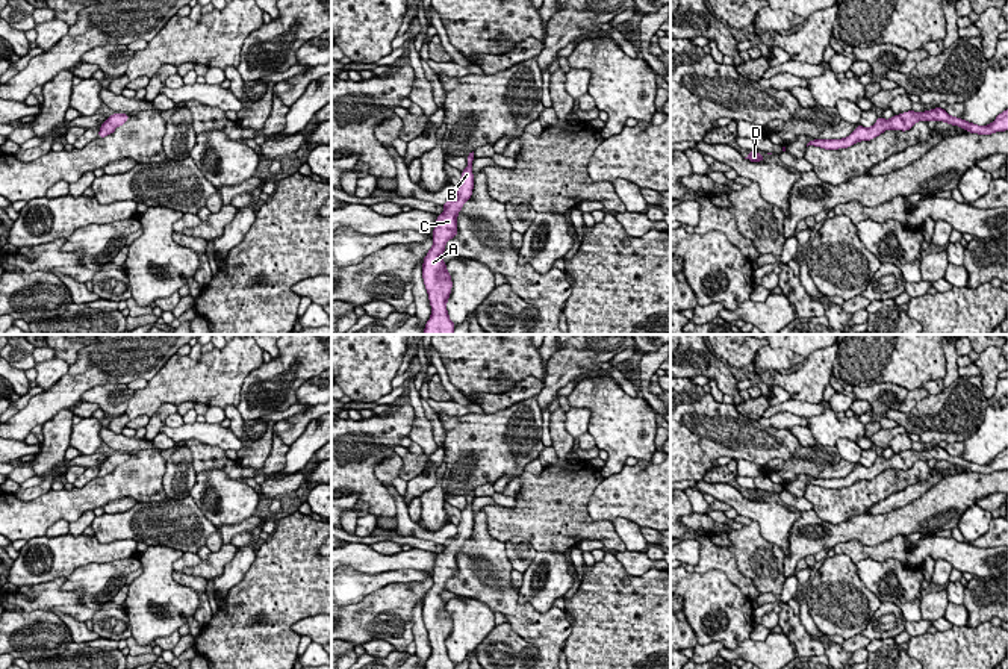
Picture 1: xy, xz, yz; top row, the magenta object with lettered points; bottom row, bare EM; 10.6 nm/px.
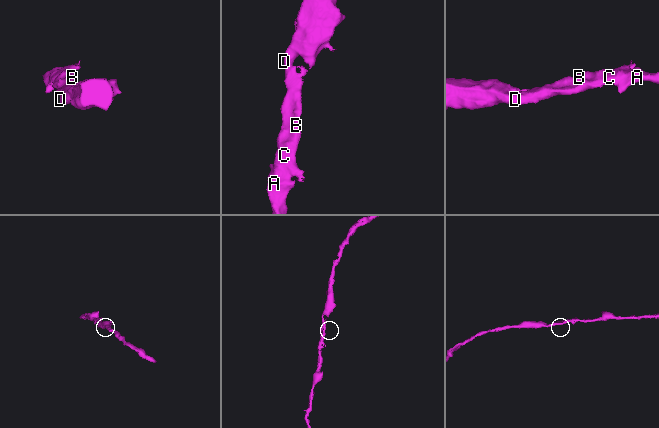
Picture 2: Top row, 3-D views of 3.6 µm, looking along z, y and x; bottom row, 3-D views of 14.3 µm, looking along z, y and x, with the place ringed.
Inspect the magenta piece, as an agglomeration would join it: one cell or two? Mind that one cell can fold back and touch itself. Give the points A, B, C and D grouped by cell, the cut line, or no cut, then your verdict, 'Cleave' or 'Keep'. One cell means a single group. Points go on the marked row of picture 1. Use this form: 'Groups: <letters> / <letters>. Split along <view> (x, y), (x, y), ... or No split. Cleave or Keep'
Groups: A B C D. No split. Keep

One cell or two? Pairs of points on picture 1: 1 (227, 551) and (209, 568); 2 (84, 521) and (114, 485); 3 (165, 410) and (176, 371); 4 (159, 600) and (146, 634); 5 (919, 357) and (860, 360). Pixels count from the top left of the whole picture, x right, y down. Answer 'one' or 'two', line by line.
1: one
2: two
3: two
4: one
5: one

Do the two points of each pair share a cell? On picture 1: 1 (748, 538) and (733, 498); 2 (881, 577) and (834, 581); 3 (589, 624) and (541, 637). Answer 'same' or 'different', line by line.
1: different
2: different
3: different

